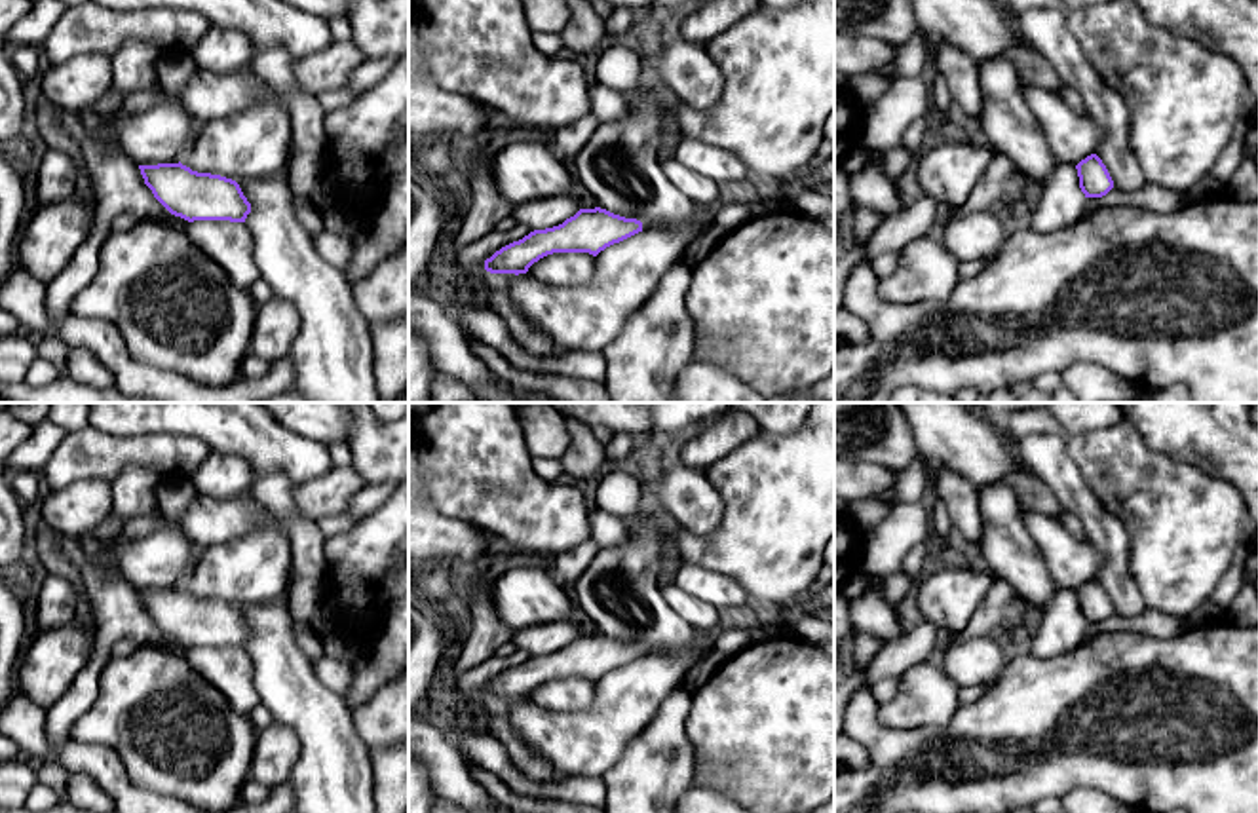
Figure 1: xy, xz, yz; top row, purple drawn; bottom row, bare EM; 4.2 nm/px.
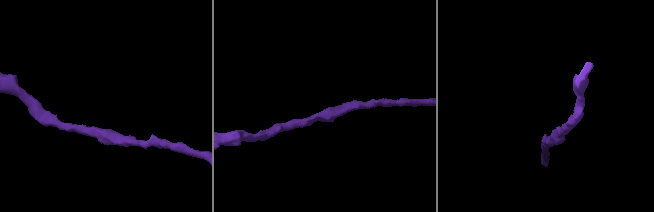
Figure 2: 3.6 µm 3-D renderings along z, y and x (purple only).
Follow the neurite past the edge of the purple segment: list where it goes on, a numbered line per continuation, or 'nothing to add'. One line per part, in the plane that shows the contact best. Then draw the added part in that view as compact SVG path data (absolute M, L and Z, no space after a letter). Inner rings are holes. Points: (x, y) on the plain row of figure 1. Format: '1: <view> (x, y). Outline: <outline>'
nothing to add

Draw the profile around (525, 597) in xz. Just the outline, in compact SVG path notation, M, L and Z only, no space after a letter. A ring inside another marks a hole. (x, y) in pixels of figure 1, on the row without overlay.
M509 570L490 589L500 621L513 633L572 615L570 587L551 570Z

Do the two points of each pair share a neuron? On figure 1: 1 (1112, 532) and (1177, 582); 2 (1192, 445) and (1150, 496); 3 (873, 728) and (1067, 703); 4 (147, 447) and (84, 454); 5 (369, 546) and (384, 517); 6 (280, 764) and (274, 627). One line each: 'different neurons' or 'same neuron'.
1: different neurons
2: different neurons
3: same neuron
4: same neuron
5: same neuron
6: different neurons

